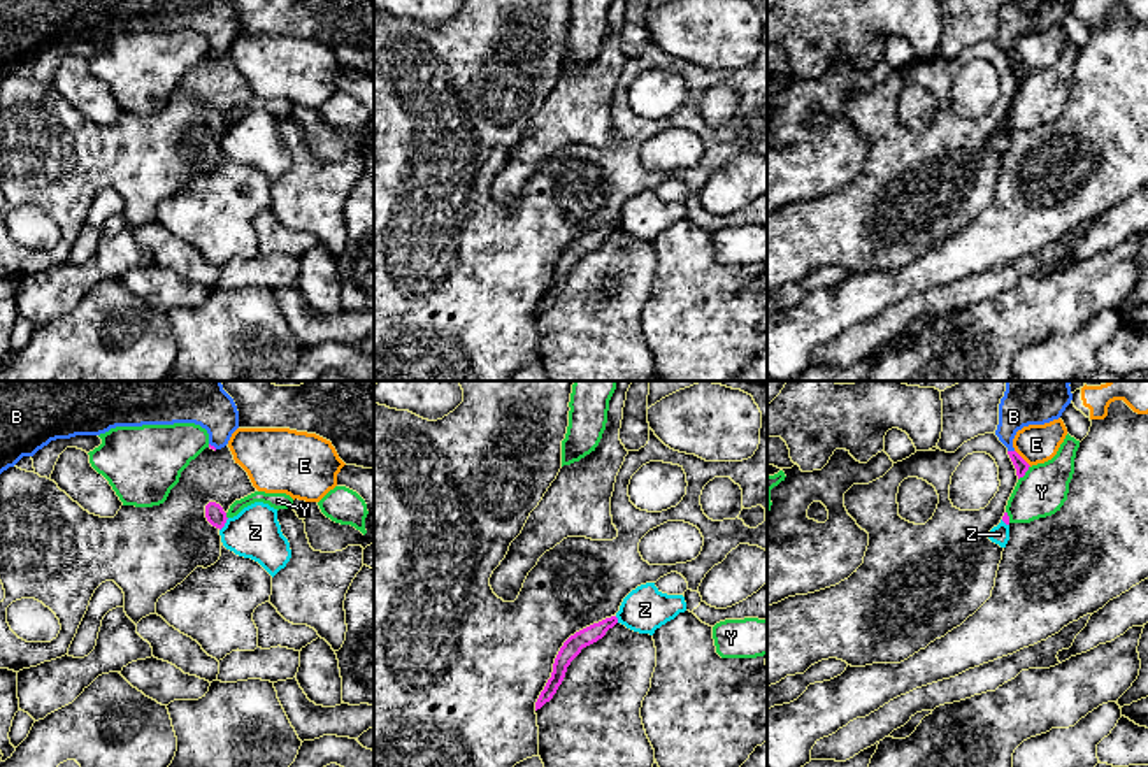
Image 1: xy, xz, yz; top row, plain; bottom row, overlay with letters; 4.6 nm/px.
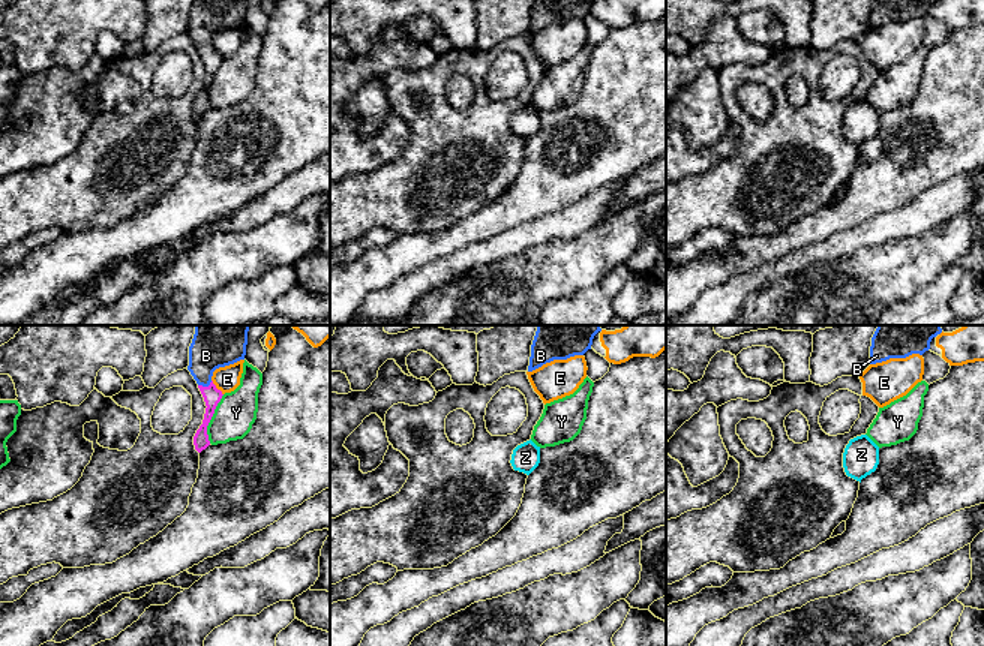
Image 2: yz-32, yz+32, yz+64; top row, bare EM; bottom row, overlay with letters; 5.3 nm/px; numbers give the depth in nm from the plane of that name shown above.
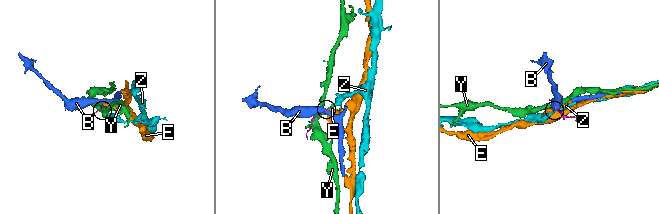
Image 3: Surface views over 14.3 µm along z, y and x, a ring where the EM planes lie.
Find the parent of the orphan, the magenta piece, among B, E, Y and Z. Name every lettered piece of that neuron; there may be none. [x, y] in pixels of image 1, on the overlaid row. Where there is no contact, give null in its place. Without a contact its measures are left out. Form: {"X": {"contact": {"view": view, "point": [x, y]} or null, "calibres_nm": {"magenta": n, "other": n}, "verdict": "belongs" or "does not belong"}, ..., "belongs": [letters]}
{"B": {"contact": {"view": "yz", "point": [1011, 451]}, "calibres_nm": {"magenta": 60, "other": 220}, "verdict": "belongs"}, "E": {"contact": {"view": "yz", "point": [1022, 458]}, "calibres_nm": {"magenta": 60, "other": 180}, "verdict": "does not belong"}, "Y": {"contact": {"view": "yz", "point": [1026, 471]}, "calibres_nm": {"magenta": 60, "other": 220}, "verdict": "does not belong"}, "Z": {"contact": {"view": "xy", "point": [223, 525]}, "calibres_nm": {"magenta": 90, "other": 240}, "verdict": "does not belong"}, "belongs": ["B"]}

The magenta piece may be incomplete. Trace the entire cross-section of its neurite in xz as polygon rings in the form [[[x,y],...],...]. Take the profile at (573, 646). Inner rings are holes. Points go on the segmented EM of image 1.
[[[616,616],[606,618],[599,623],[593,623],[576,632],[563,642],[555,658],[551,677],[548,679],[544,690],[541,692],[535,702],[535,711],[553,699],[553,695],[556,693],[558,686],[565,677],[567,667],[581,653],[581,649],[602,639],[606,632],[613,628],[616,623],[618,623]]]

